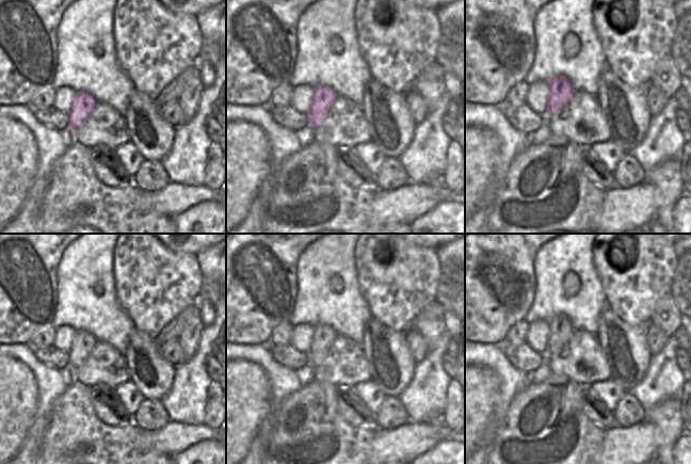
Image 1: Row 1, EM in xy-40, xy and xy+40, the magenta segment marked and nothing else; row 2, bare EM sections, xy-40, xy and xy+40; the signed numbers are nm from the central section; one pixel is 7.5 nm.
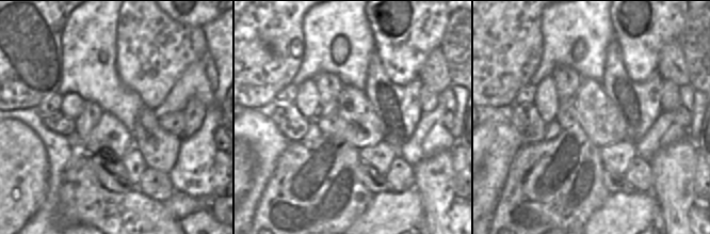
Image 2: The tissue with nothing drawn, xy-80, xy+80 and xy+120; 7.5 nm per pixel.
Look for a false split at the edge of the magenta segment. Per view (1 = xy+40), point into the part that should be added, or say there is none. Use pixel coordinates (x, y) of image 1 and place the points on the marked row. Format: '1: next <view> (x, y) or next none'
1: next none

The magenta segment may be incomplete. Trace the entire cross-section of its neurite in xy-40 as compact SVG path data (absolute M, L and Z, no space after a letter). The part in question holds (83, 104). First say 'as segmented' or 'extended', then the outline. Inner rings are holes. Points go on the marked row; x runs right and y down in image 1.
as segmented; M76 92L76 97L69 112L69 127L75 132L89 118L97 101L85 92Z

